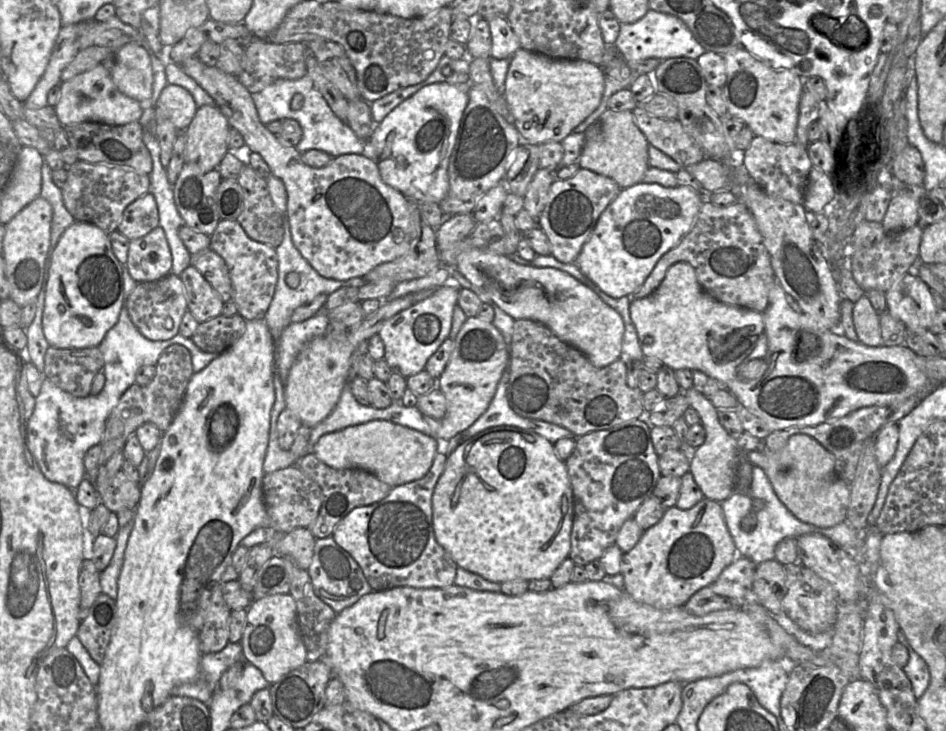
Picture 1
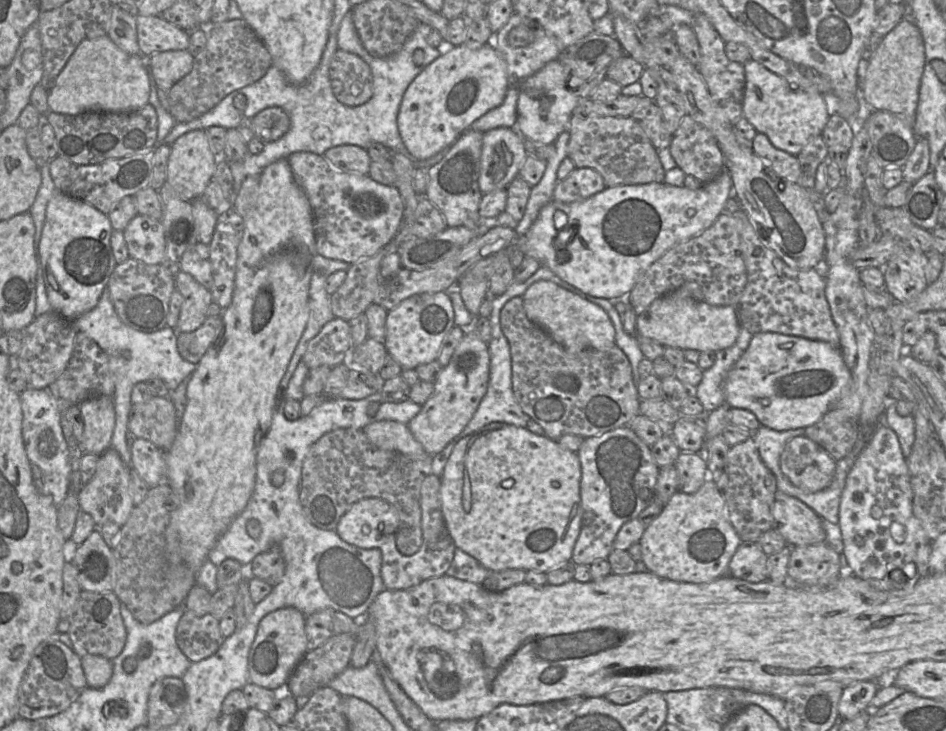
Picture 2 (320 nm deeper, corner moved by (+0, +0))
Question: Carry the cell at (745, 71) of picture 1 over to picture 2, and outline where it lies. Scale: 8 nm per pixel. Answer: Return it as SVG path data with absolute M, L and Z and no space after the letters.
M752 59L746 61L743 67L743 117L756 132L766 135L775 148L794 156L798 155L812 138L822 135L830 115L834 113L828 96L793 90L785 79Z

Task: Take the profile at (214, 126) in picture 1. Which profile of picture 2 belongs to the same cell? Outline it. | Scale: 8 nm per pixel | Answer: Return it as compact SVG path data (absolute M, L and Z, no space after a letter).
M204 130L187 132L171 145L166 182L172 186L180 198L192 202L201 197L213 178L218 159L219 157L213 152Z

